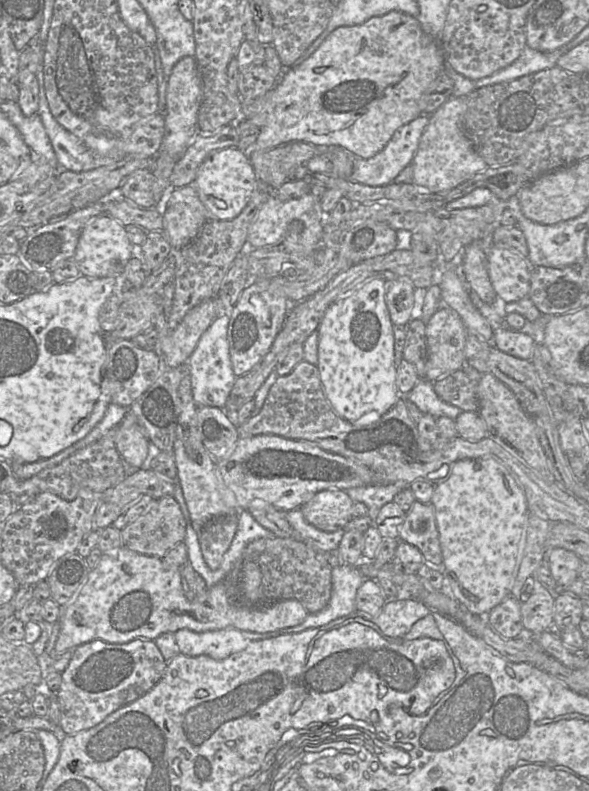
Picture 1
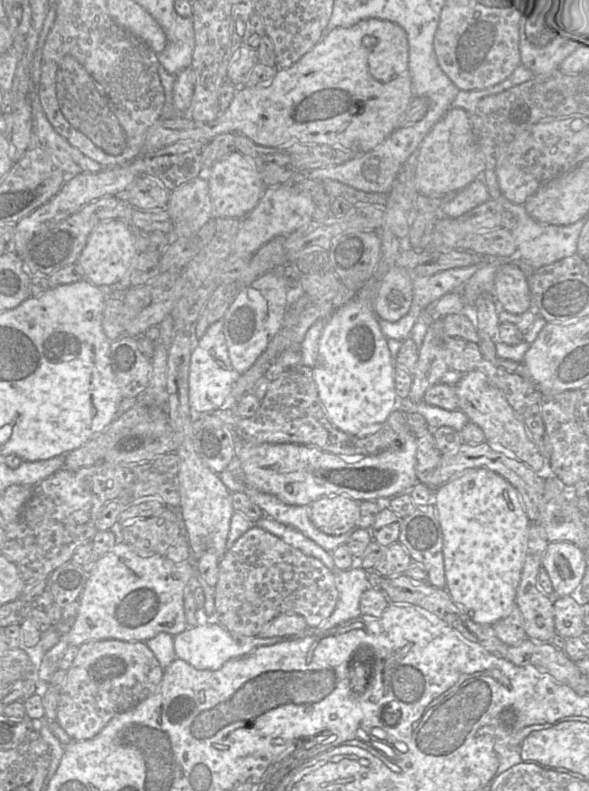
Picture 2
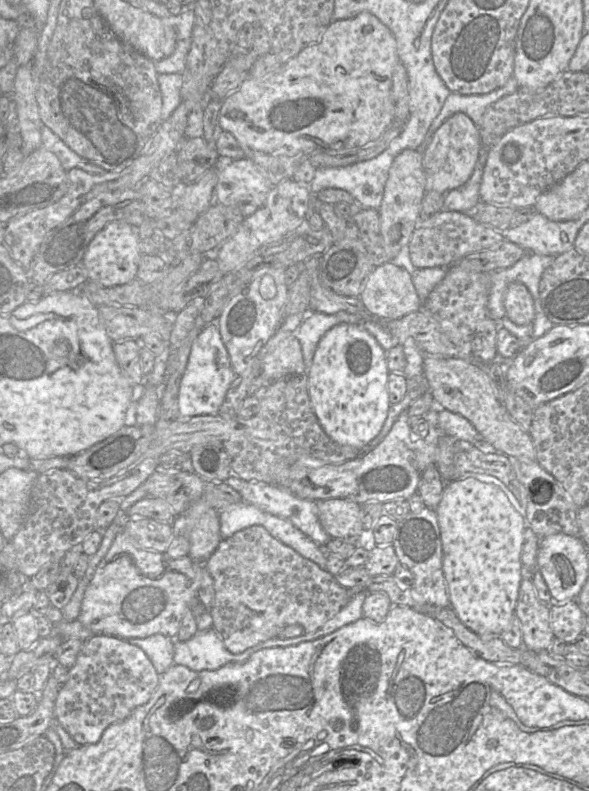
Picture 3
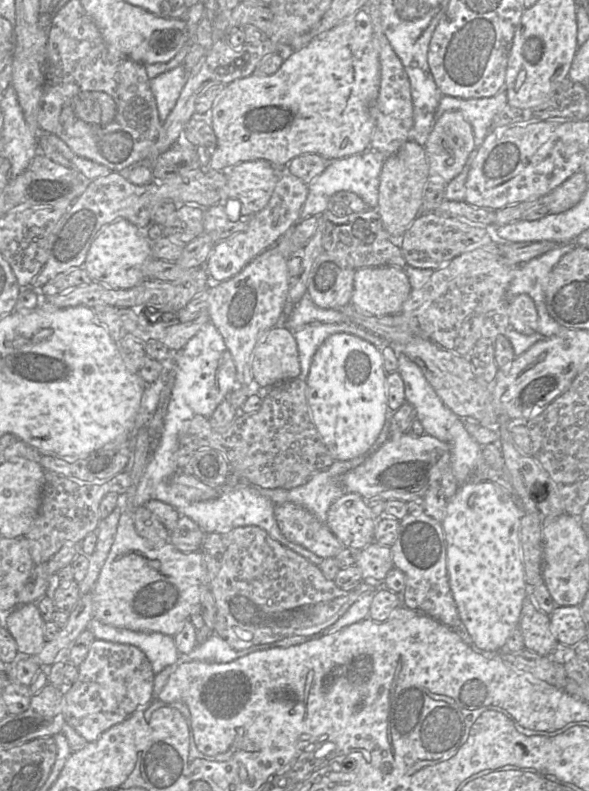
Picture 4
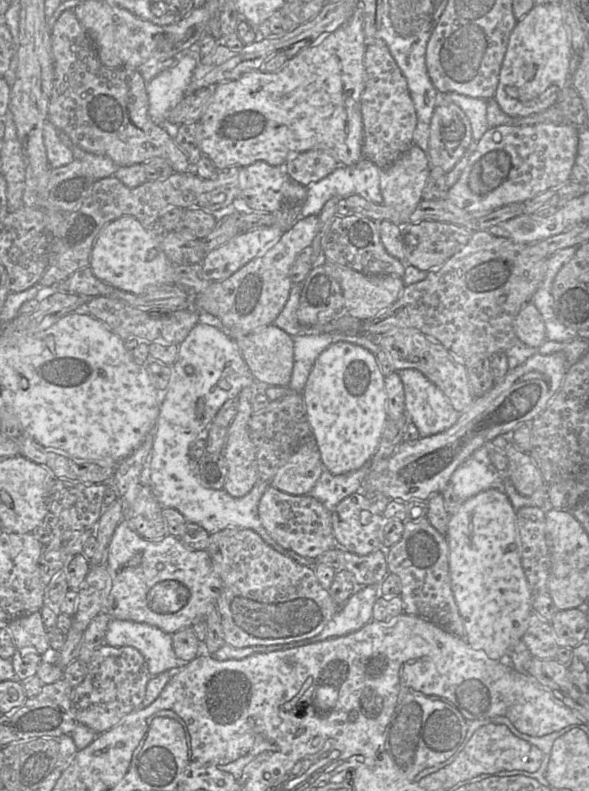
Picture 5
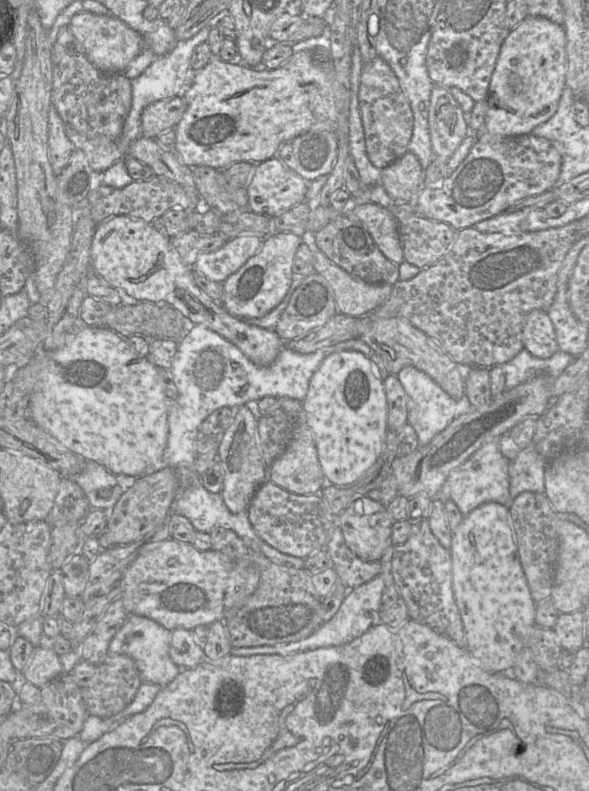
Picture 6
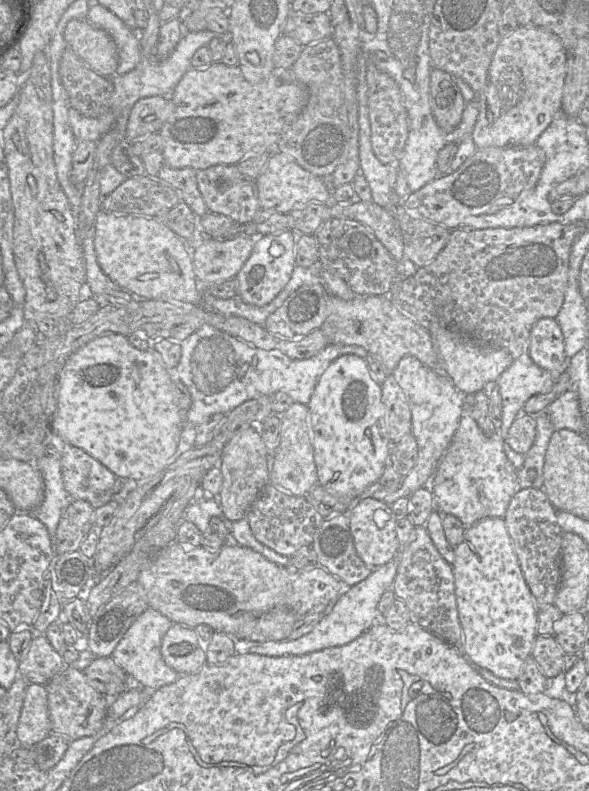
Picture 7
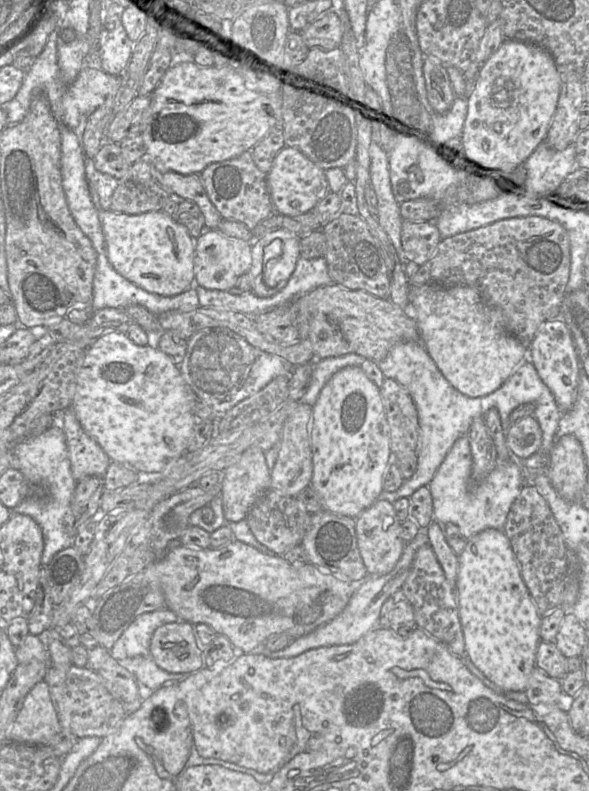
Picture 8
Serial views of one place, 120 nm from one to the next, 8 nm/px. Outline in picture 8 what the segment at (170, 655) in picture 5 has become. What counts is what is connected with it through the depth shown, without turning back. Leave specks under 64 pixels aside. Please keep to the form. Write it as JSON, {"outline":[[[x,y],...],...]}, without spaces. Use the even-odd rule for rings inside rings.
{"outline":[[[167,607],[143,613],[129,625],[110,650],[110,655],[112,655],[121,666],[131,672],[146,691],[155,691],[164,685],[182,681],[192,675],[192,673],[166,672],[158,667],[151,655],[150,644],[155,630],[164,624],[174,622],[184,621]]]}

